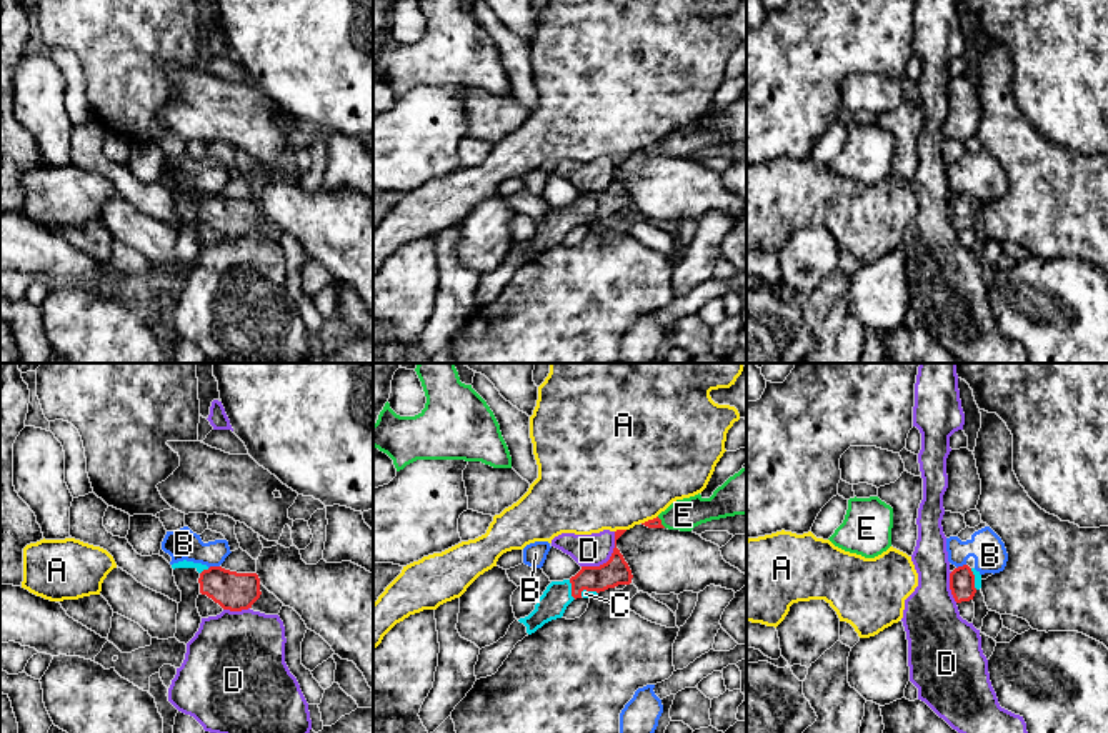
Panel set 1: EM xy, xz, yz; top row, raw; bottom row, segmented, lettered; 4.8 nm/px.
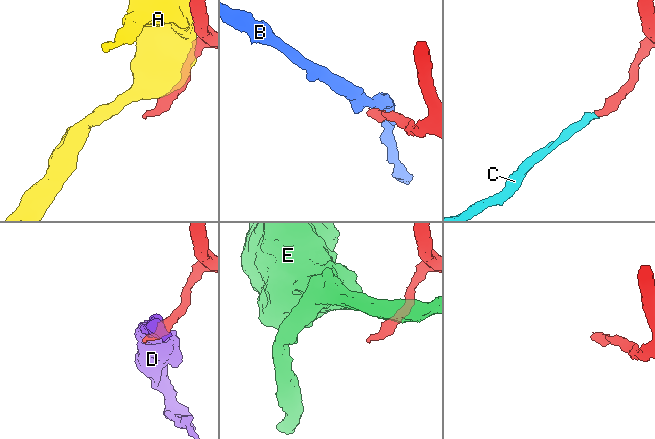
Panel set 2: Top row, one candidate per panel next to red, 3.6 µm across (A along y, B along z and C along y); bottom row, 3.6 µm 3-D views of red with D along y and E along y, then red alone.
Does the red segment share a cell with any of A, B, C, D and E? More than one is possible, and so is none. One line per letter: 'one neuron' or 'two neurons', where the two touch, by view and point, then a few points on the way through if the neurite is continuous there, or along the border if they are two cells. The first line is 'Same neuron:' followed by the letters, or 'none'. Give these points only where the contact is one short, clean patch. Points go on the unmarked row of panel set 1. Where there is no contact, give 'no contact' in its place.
Same neuron: C
A: two neurons | xz (620, 157)
B: two neurons | xy (214, 194) | along xy (219, 192), (209, 195)
C: one neuron | xz (572, 217) | across xz (615, 199), (572, 217), (563, 219), (554, 229)
D: two neurons | xz (610, 185) | along xz (615, 159), (612, 182), (598, 192), (582, 194)
E: two neurons | xz (660, 149) | along xz (657, 144), (665, 154)

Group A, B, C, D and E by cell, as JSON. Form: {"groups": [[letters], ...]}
{"groups": [["A"], ["B"], ["C"], ["D"], ["E"]]}

